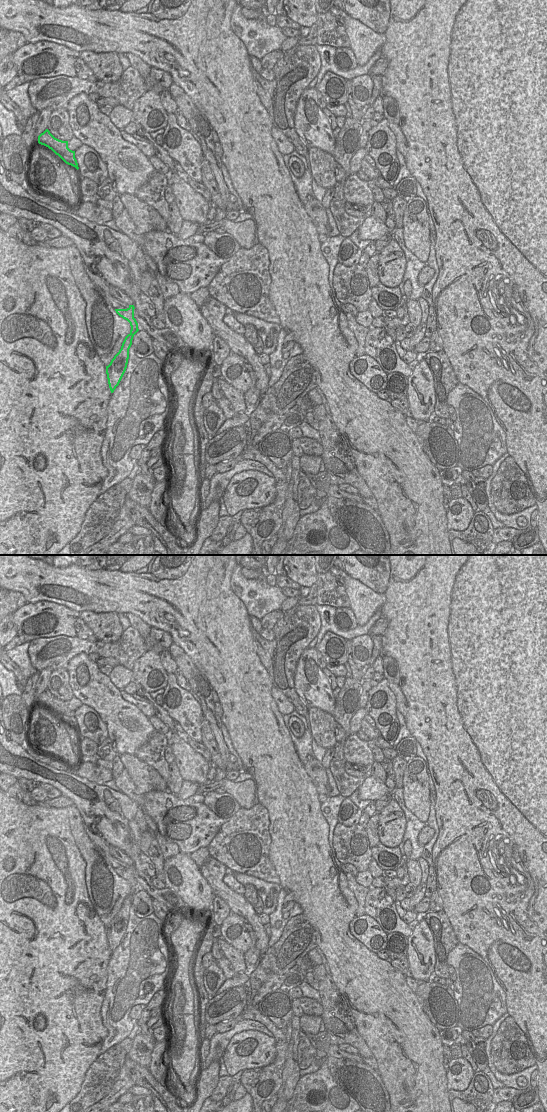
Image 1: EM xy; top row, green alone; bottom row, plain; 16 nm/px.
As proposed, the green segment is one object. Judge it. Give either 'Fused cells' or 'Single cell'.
Fused cells

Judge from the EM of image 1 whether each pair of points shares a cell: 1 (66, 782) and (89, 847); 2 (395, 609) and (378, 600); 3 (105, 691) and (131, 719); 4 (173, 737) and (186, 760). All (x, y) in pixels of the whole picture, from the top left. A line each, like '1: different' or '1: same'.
1: different
2: different
3: same
4: same

